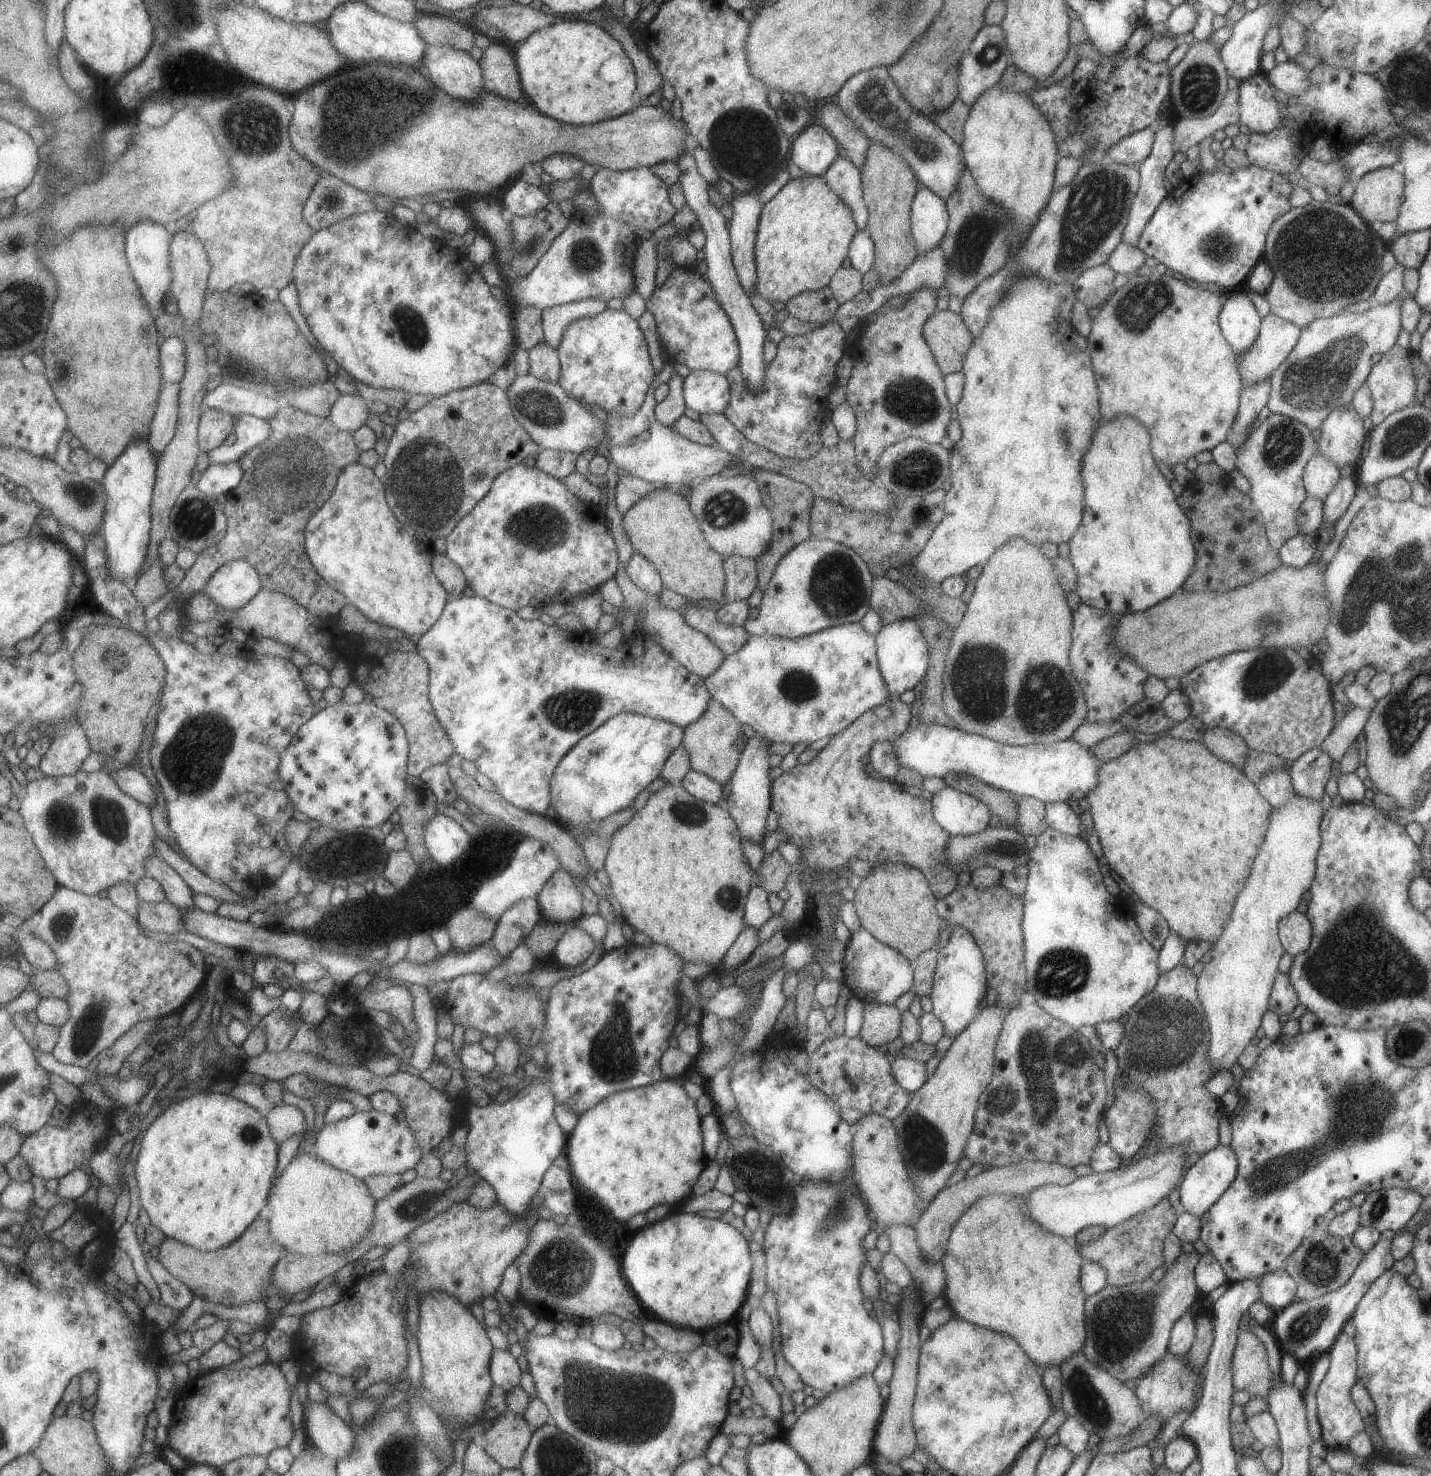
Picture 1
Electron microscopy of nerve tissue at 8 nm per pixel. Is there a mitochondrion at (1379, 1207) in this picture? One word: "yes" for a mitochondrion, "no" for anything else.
yes

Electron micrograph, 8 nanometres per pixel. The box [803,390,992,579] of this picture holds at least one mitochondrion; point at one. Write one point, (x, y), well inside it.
(921, 468)

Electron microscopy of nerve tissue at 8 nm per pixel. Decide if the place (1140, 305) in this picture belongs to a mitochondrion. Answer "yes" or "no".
yes

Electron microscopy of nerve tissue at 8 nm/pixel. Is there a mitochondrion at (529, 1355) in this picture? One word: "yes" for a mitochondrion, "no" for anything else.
no

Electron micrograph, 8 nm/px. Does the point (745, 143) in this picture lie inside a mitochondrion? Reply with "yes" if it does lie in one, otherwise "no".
yes

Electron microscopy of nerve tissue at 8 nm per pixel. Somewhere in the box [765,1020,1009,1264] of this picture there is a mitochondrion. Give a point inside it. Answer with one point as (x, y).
(923, 1143)

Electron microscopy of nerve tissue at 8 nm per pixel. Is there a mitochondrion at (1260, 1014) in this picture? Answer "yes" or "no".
no

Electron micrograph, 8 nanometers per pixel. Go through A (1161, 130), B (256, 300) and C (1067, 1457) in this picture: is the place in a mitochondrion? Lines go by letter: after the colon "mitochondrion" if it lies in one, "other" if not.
A: other
B: other
C: other

